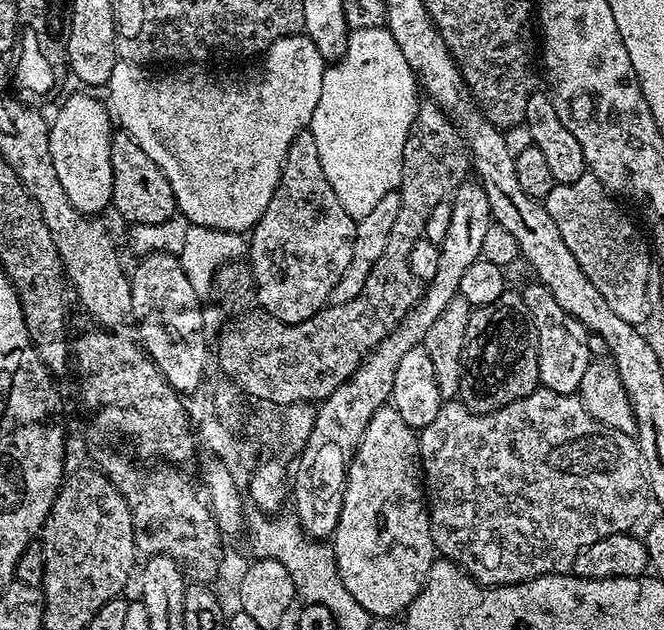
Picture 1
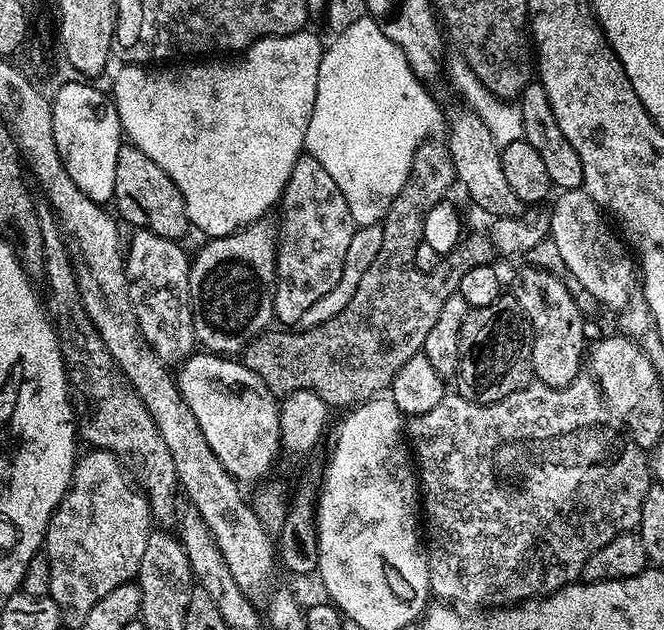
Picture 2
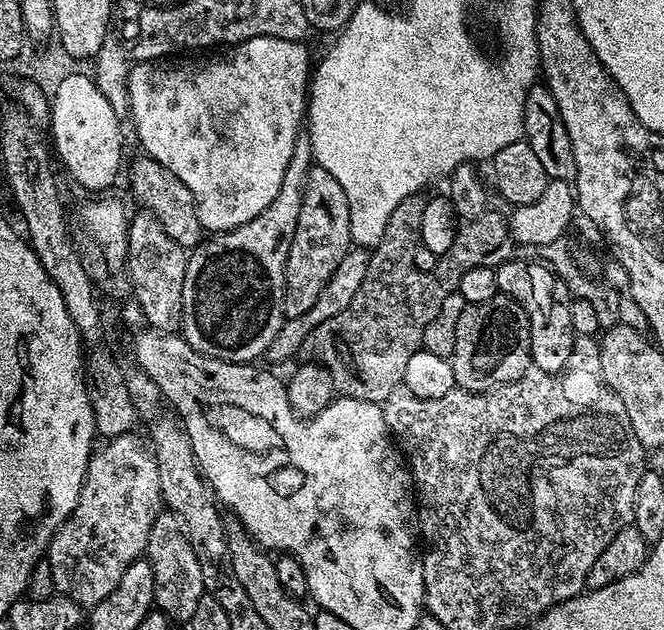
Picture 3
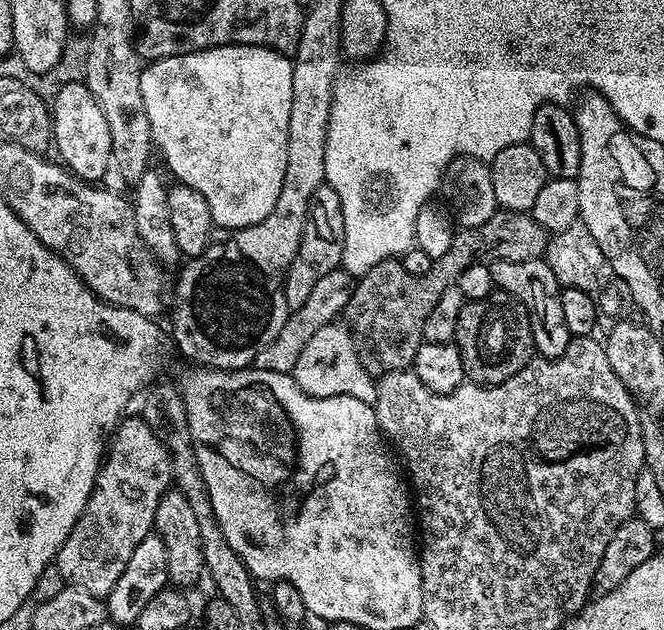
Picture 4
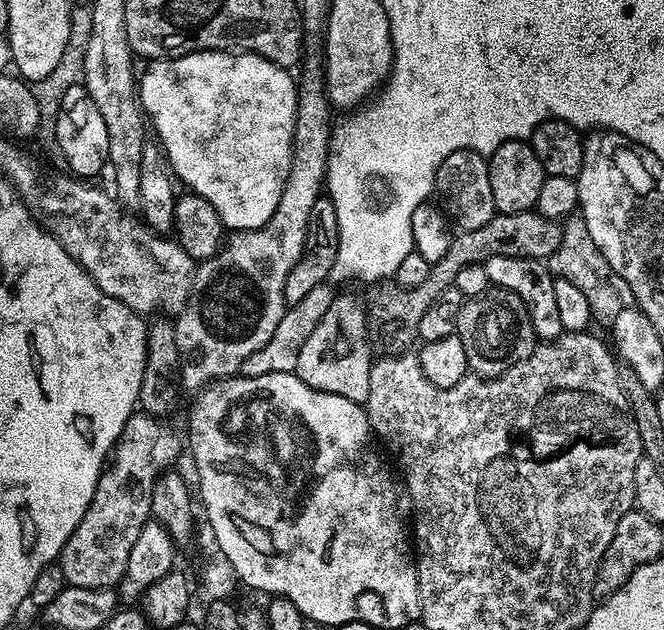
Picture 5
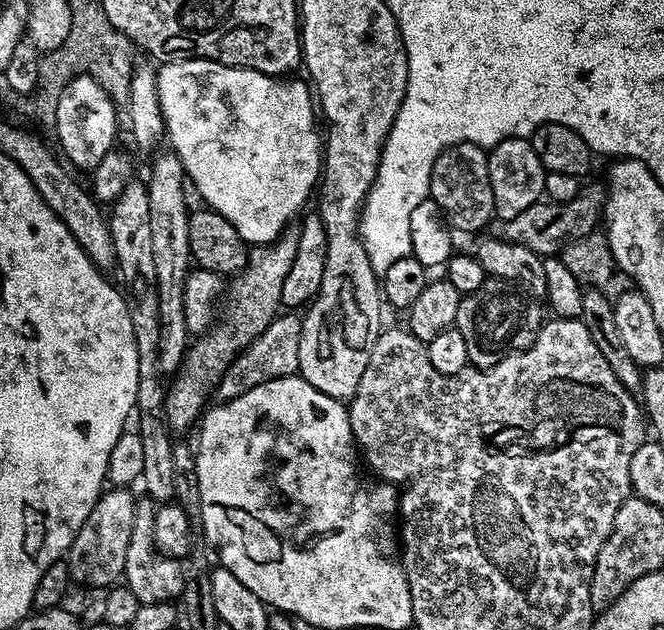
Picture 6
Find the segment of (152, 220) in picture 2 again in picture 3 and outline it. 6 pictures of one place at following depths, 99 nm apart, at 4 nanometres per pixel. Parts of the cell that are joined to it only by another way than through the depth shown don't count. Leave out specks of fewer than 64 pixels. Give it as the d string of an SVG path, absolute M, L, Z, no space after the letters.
M140 154L128 172L128 184L132 187L132 196L137 200L139 207L161 223L162 229L184 249L193 250L205 239L206 230L198 218L198 206L194 202L194 194L186 190L186 182L182 178L170 174L166 166L159 164L153 156Z

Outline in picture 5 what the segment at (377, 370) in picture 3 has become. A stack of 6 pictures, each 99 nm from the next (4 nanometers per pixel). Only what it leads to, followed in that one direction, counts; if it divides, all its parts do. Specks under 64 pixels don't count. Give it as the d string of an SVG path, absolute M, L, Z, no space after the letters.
M529 210L518 214L496 214L490 218L486 226L469 232L457 231L450 242L450 250L442 254L442 258L432 264L430 274L426 274L426 282L417 288L380 286L372 297L367 297L368 338L381 353L396 354L407 346L411 340L417 339L416 331L422 314L426 314L426 306L442 290L453 287L458 278L458 270L471 264L483 264L495 256L517 256L531 260L547 261L554 250L558 250L558 242L564 237L564 225L559 220L551 220L541 212Z

